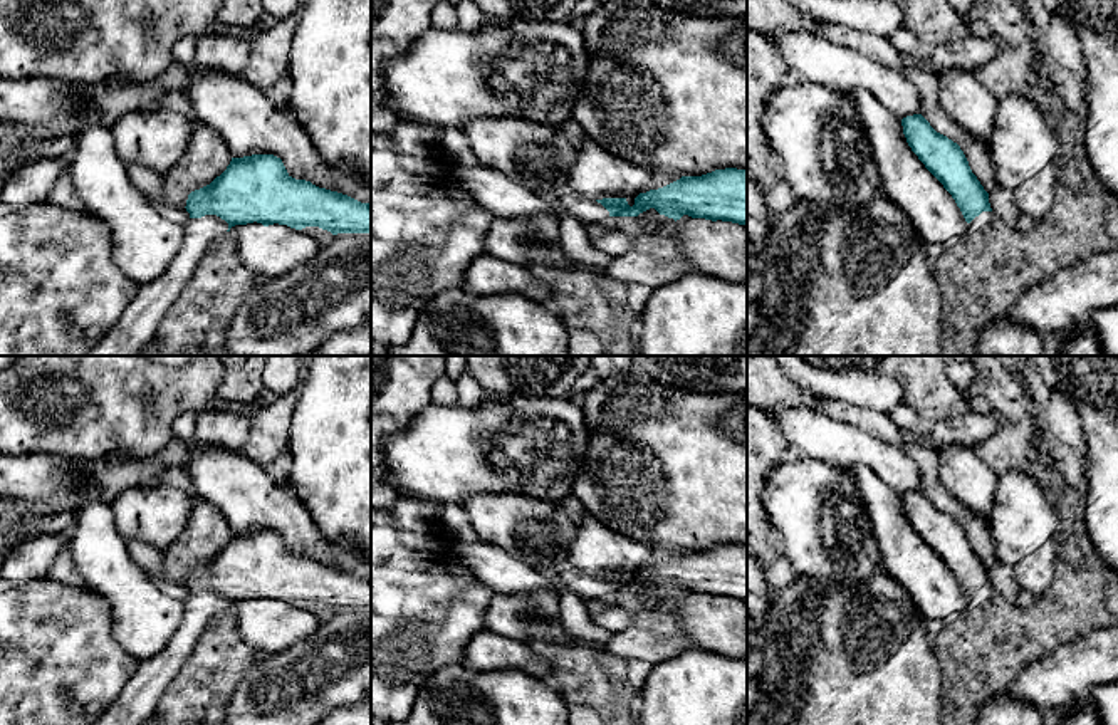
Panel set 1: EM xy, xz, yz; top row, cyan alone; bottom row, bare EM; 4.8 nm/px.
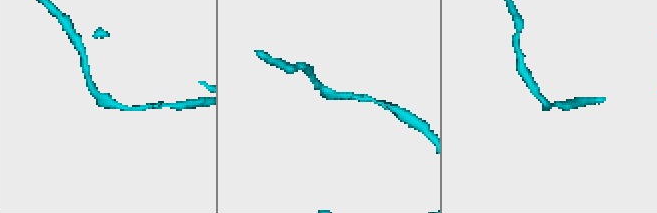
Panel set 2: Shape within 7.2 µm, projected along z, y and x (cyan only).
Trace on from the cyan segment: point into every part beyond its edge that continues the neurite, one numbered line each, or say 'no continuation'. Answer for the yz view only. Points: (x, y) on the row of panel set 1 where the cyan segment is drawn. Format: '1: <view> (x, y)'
1: yz (977, 224)

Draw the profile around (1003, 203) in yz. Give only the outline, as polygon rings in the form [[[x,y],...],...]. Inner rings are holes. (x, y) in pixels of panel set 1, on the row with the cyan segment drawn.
[[[922,67],[906,69],[905,76],[915,84],[920,94],[920,114],[937,133],[947,136],[960,146],[972,173],[989,193],[989,203],[995,216],[1004,223],[1016,227],[1021,211],[1016,205],[1012,190],[1004,190],[999,186],[990,158],[990,148],[975,141],[945,114],[940,104],[937,74],[927,67]]]

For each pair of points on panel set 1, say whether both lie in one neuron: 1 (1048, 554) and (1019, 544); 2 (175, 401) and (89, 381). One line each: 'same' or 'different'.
1: different
2: same

